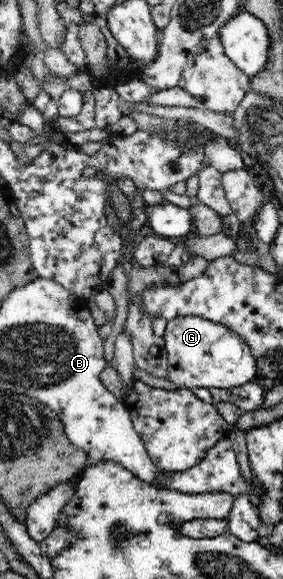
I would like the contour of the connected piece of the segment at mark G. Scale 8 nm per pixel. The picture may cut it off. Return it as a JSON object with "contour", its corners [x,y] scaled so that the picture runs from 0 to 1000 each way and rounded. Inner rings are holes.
{"contour":[[[629,547],[590,556],[576,579],[597,641],[590,655],[629,672],[806,672],[908,660],[905,622],[880,596],[813,566],[714,547]]]}

